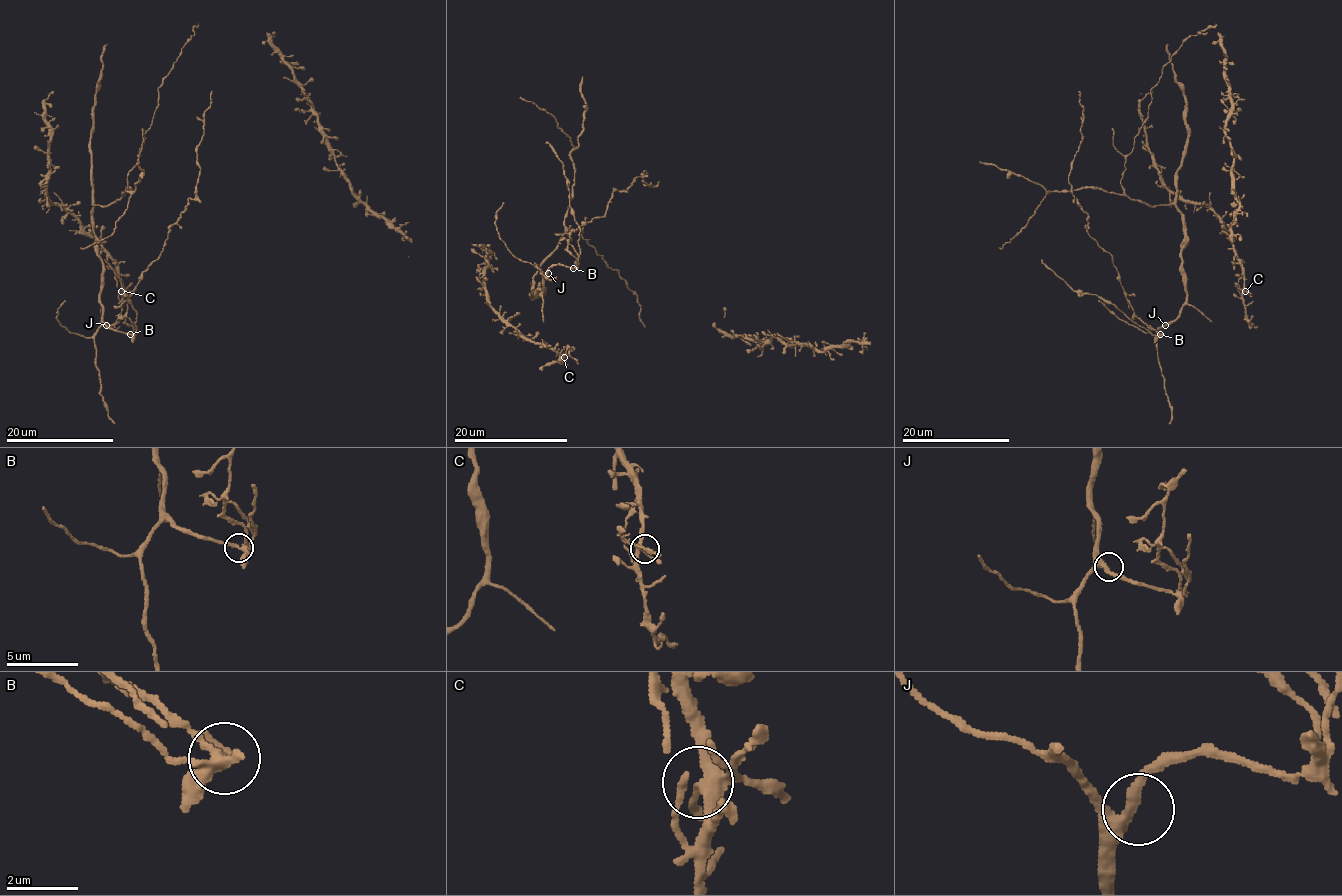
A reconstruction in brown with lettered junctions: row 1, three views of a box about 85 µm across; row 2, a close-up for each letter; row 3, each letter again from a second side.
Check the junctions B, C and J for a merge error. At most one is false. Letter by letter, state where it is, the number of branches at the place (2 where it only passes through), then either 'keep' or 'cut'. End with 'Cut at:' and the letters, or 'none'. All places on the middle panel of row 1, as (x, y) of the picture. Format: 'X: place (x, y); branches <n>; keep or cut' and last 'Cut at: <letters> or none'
B: place (573, 268); branches 4; cut
C: place (564, 357); branches 4; keep
J: place (548, 273); branches 3; keep
Cut at: B

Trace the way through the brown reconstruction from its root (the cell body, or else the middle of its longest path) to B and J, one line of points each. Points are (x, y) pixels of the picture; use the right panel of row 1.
B: (1121, 180), (1132, 199), (1151, 206), (1173, 205), (1182, 215), (1186, 304), (1160, 334)
J: (1121, 180), (1121, 187), (1132, 199), (1151, 206), (1173, 205), (1182, 215), (1186, 304), (1182, 313), (1165, 325)

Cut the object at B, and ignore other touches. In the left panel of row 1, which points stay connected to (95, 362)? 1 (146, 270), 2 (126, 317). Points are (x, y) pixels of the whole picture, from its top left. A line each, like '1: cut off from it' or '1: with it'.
1: cut off from it
2: cut off from it

